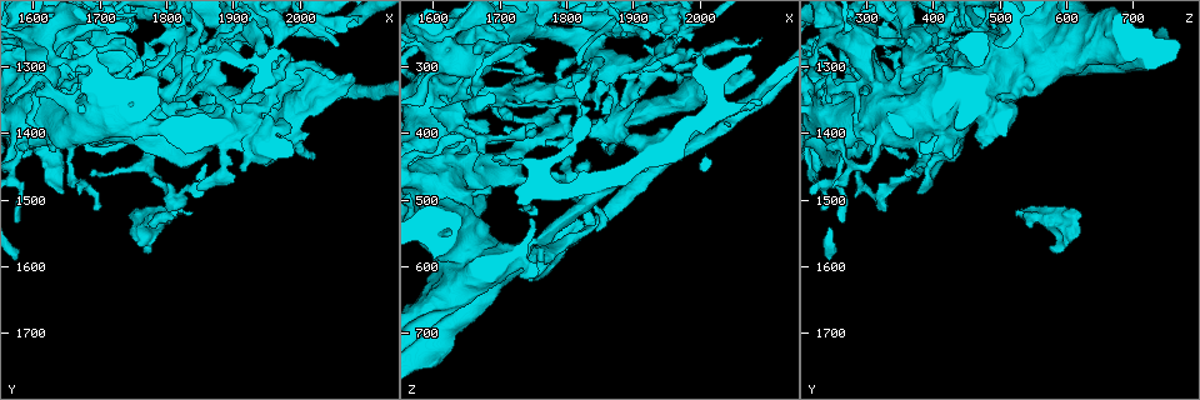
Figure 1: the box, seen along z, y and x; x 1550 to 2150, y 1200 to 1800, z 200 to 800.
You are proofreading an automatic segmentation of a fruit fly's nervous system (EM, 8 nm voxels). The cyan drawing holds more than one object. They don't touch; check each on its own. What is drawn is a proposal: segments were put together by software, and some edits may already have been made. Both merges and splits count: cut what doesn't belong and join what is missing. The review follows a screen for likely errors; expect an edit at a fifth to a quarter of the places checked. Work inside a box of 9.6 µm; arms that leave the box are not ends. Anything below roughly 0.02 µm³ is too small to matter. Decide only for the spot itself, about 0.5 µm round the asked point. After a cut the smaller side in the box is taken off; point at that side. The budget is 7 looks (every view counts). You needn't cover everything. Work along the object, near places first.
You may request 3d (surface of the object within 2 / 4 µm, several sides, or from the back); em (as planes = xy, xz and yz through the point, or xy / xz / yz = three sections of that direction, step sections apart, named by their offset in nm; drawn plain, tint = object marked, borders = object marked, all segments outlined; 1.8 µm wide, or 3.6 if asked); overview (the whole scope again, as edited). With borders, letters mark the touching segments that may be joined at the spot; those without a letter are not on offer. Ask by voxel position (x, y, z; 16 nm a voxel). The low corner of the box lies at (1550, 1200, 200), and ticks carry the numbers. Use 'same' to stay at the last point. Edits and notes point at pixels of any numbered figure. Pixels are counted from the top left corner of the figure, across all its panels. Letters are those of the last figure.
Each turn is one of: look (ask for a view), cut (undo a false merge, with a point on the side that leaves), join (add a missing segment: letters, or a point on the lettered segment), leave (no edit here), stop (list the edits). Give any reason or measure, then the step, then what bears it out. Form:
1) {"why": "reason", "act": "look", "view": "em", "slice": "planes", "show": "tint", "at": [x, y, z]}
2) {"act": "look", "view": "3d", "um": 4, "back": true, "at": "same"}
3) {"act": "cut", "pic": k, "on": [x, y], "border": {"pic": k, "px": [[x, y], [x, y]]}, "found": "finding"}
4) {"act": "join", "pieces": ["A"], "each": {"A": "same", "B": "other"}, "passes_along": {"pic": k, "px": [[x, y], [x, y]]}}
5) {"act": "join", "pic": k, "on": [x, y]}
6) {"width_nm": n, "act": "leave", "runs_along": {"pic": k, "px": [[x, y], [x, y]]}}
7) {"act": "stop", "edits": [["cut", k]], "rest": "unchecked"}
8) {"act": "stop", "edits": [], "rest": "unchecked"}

{"why": "calibre changes", "act": "look", "view": "em", "um": 3.6, "slice": "planes", "show": "tint", "at": [1800, 1525, 555]}

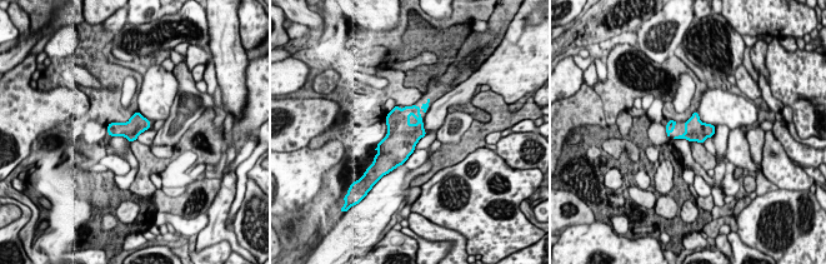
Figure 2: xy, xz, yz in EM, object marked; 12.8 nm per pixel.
{"act": "look", "view": "em", "um": 3.6, "slice": "planes", "show": "borders", "at": "same"}

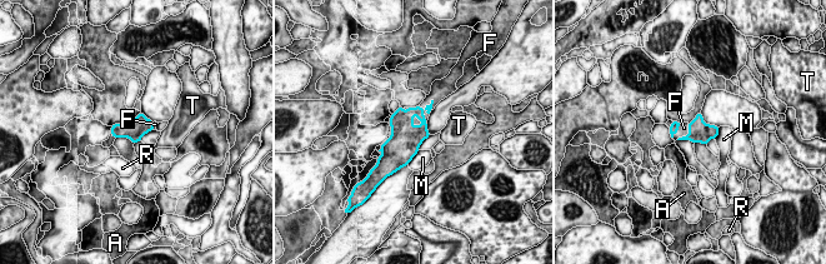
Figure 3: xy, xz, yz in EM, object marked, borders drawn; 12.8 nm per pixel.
{"longest_contact_nm": ["F", 340], "act": "join", "pieces": ["F"], "each": {"A": "other", "F": "same", "M": "other", "R": "other", "T": "other"}, "passes_along": {"pic": 3, "px": [[430, 105], [426, 111], [436, 95]]}, "found": "it goes on there"}

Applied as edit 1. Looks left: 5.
{"why": "calibre changes", "act": "look", "view": "em", "slice": "planes", "show": "plain", "at": [1745, 1285, 585]}

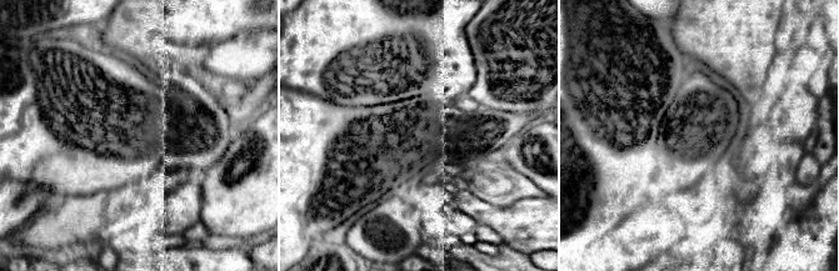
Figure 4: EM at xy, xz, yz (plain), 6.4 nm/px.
{"why": "where the object lies", "act": "look", "view": "em", "slice": "planes", "show": "tint", "at": "same"}

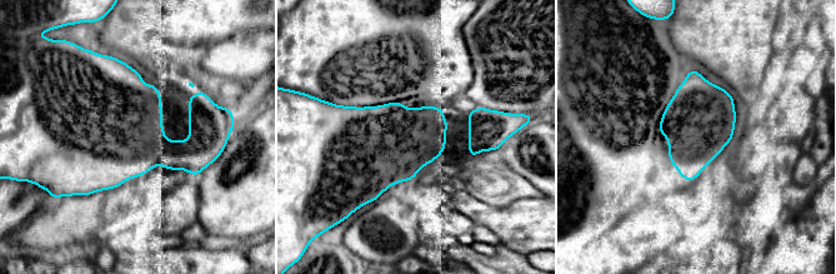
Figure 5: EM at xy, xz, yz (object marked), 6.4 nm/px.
{"act": "look", "view": "em", "slice": "planes", "show": "borders", "at": "same"}

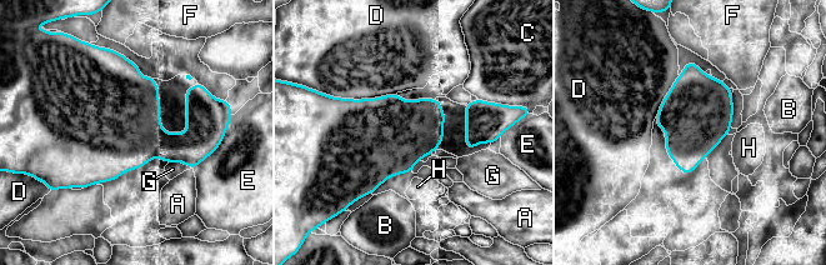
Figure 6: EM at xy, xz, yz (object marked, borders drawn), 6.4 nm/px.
{"act": "leave", "each": {"A": "other", "B": "other", "C": "other", "D": "other", "E": "other", "F": "other", "G": "other", "H": "other"}, "found": "continuous, no second neuron"}

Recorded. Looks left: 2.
{"why": "an open end", "act": "look", "view": "em", "slice": "planes", "show": "borders", "at": [2020, 1435, 360]}

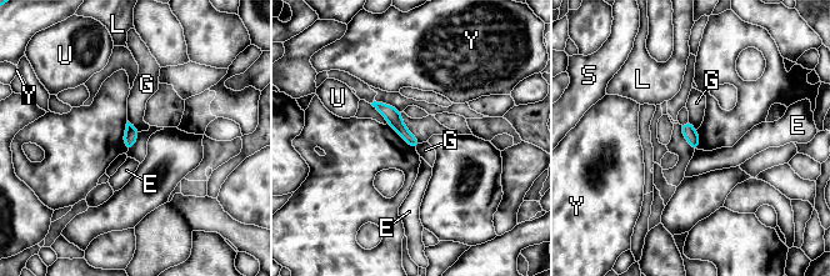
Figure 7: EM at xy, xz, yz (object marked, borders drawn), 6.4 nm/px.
{"act": "leave", "each": {"E": "other", "G": "other", "L": "other", "S": "other", "U": "other", "Y": "other"}, "runs_along": {"pic": 7, "px": [[378, 105], [415, 144]]}, "found": "none of them fits"}

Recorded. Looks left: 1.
{"act": "stop", "edits": [["join", 3]], "rest": "unchecked"}

